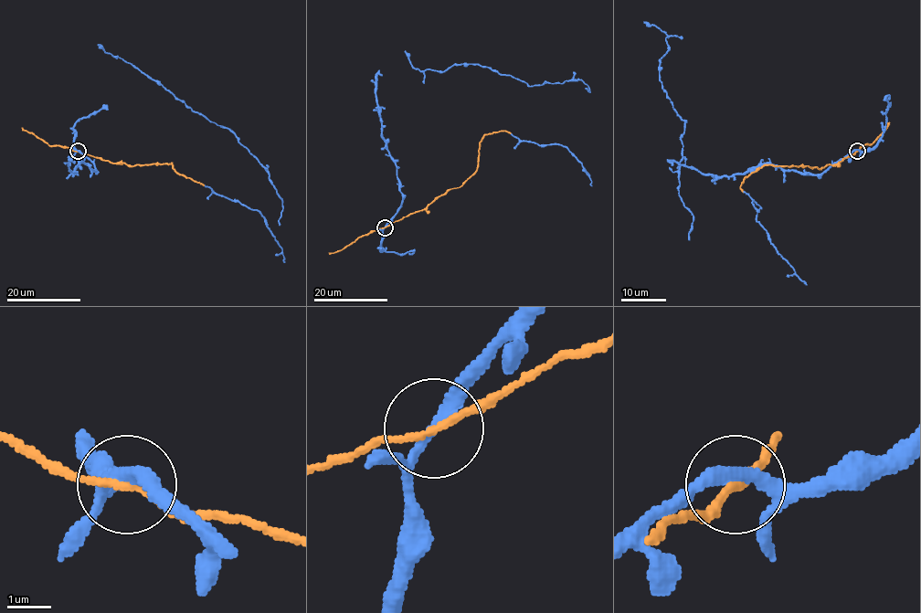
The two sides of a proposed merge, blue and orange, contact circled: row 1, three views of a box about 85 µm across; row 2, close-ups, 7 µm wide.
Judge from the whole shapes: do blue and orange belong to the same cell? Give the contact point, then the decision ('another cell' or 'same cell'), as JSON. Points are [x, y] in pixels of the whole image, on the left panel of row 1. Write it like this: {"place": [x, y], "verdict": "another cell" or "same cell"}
{"place": [78, 151], "verdict": "same cell"}

